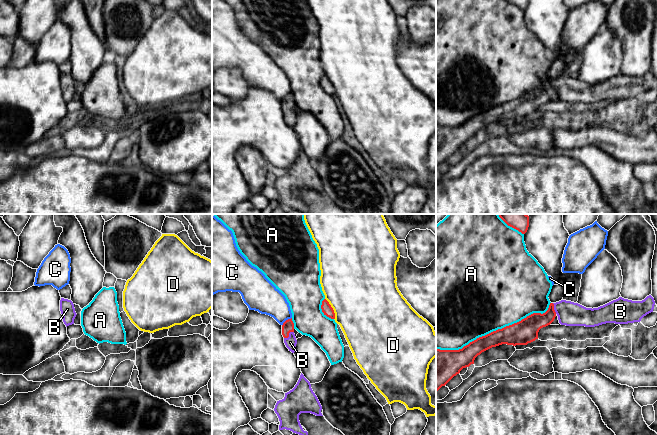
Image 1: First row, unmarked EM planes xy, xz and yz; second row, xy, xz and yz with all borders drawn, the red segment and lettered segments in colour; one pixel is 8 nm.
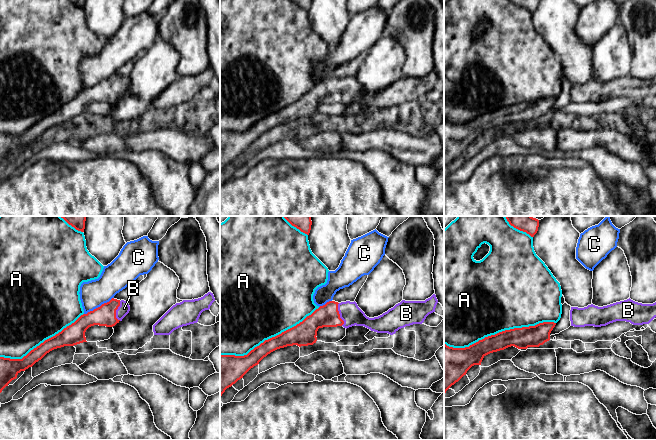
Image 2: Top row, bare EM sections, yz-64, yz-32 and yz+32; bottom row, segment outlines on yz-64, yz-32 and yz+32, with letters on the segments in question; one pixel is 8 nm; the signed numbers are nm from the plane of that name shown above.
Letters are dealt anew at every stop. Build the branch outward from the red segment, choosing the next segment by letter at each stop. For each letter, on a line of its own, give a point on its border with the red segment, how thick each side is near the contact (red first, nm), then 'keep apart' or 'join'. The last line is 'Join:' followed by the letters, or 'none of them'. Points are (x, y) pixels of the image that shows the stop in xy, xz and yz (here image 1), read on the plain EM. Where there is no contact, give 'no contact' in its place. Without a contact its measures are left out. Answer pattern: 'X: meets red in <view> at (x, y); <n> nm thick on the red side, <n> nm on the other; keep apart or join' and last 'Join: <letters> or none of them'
A: meets red in yz at (496, 106); 190 nm thick on the red side, 500 nm on the other; keep apart
B: meets red in xz at (288, 111); 100 nm thick on the red side, 90 nm on the other; join
C: meets red in xz at (286, 96); 100 nm thick on the red side, 240 nm on the other; keep apart
D: meets red in xz at (332, 85); 80 nm thick on the red side, 480 nm on the other; keep apart
Join: B

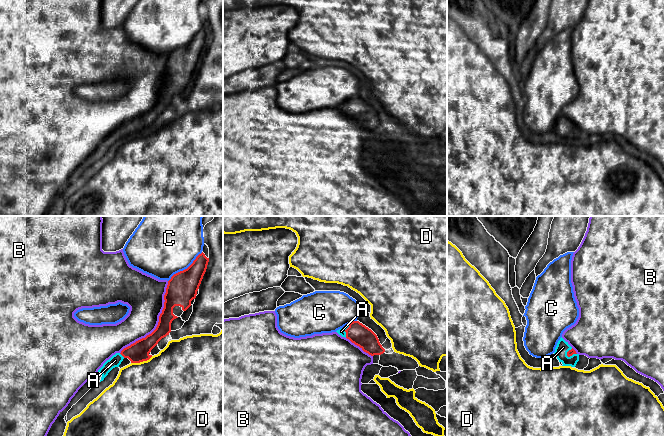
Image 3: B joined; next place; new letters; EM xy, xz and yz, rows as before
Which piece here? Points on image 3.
A: meets red in xz at (345, 107); 170 nm thick on the red side, 50 nm on the other; join
B: meets red in xy at (158, 99); 150 nm thick on the red side, 300 nm on the other; keep apart
C: meets red in xy at (185, 45); 240 nm thick on the red side, 440 nm on the other; keep apart
D: meets red in xy at (141, 137); 160 nm thick on the red side, 500 nm on the other; keep apart
Join: A

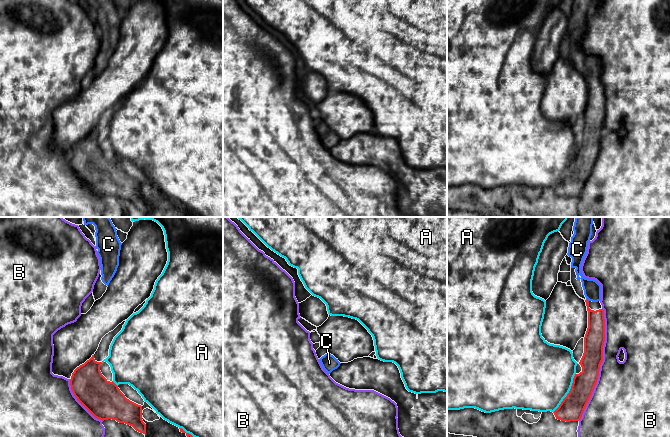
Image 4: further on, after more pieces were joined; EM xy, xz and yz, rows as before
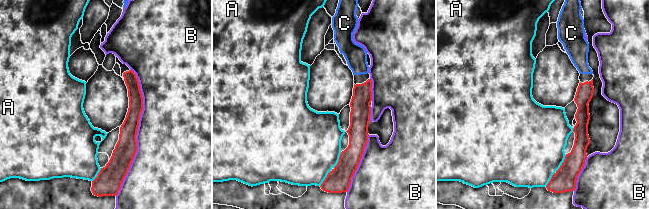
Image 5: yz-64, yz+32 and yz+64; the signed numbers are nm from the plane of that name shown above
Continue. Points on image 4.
A: meets red in yz at (568, 169); 190 nm thick on the red side, 500 nm on the other; keep apart
B: meets red in yz at (600, 140); 180 nm thick on the red side, 400 nm on the other; keep apart
C: meets red in yz at (587, 76); 140 nm thick on the red side, 140 nm on the other; join
Join: C

